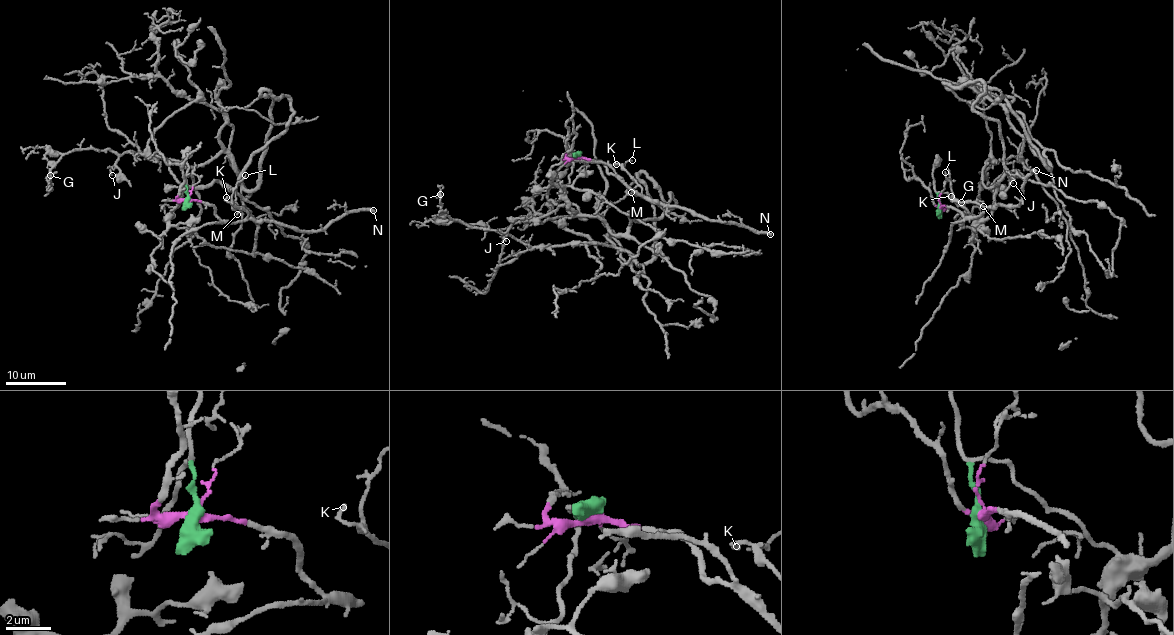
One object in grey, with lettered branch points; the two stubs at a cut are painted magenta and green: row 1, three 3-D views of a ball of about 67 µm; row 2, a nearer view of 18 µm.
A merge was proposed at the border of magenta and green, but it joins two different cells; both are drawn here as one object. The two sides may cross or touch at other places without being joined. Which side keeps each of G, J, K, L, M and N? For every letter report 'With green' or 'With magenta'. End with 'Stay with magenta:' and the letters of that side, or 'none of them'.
G: With green
J: With green
K: With magenta
L: With magenta
M: With magenta
N: With magenta
Stay with magenta: K, L, M, N

